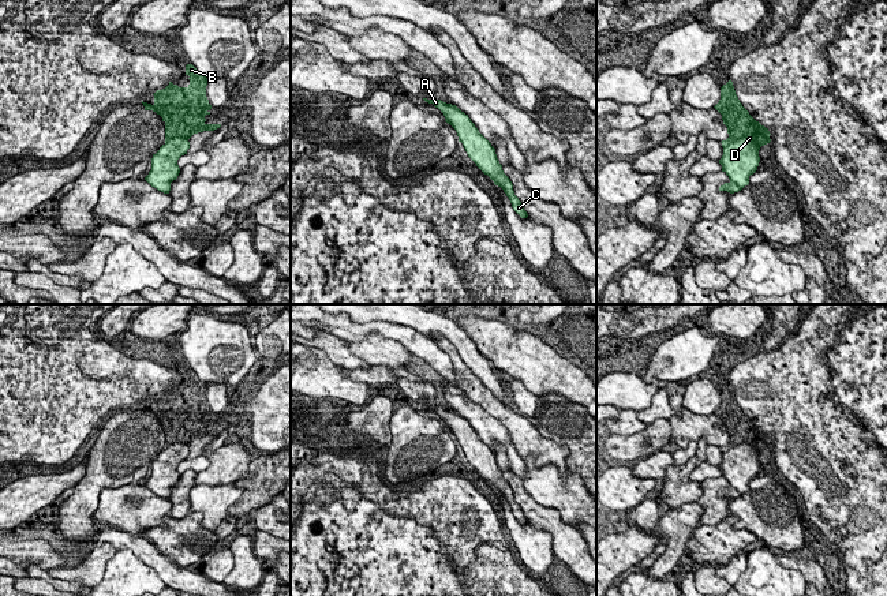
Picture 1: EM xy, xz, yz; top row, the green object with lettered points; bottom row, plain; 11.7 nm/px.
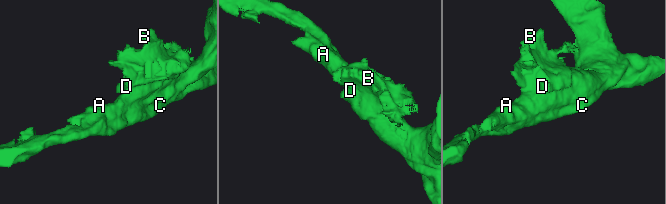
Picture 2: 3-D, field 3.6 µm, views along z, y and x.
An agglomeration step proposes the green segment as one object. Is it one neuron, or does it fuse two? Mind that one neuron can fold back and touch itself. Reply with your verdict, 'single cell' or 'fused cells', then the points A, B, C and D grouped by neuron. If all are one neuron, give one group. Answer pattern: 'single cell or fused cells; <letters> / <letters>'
single cell; A B C D

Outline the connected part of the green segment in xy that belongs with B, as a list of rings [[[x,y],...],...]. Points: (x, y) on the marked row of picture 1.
[[[192,64],[186,65],[186,75],[190,78],[187,87],[169,85],[157,90],[154,104],[143,102],[145,110],[153,110],[165,123],[165,143],[153,154],[151,170],[145,180],[158,191],[169,194],[171,183],[177,179],[180,168],[177,160],[187,154],[188,139],[198,132],[214,131],[221,124],[206,124],[206,115],[210,115],[212,105],[206,97],[209,78],[202,76]]]

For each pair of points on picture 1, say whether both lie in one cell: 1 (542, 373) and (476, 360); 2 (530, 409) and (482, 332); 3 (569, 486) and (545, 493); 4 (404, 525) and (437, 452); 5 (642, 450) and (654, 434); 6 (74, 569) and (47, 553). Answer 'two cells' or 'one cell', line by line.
1: two cells
2: two cells
3: one cell
4: two cells
5: one cell
6: two cells

